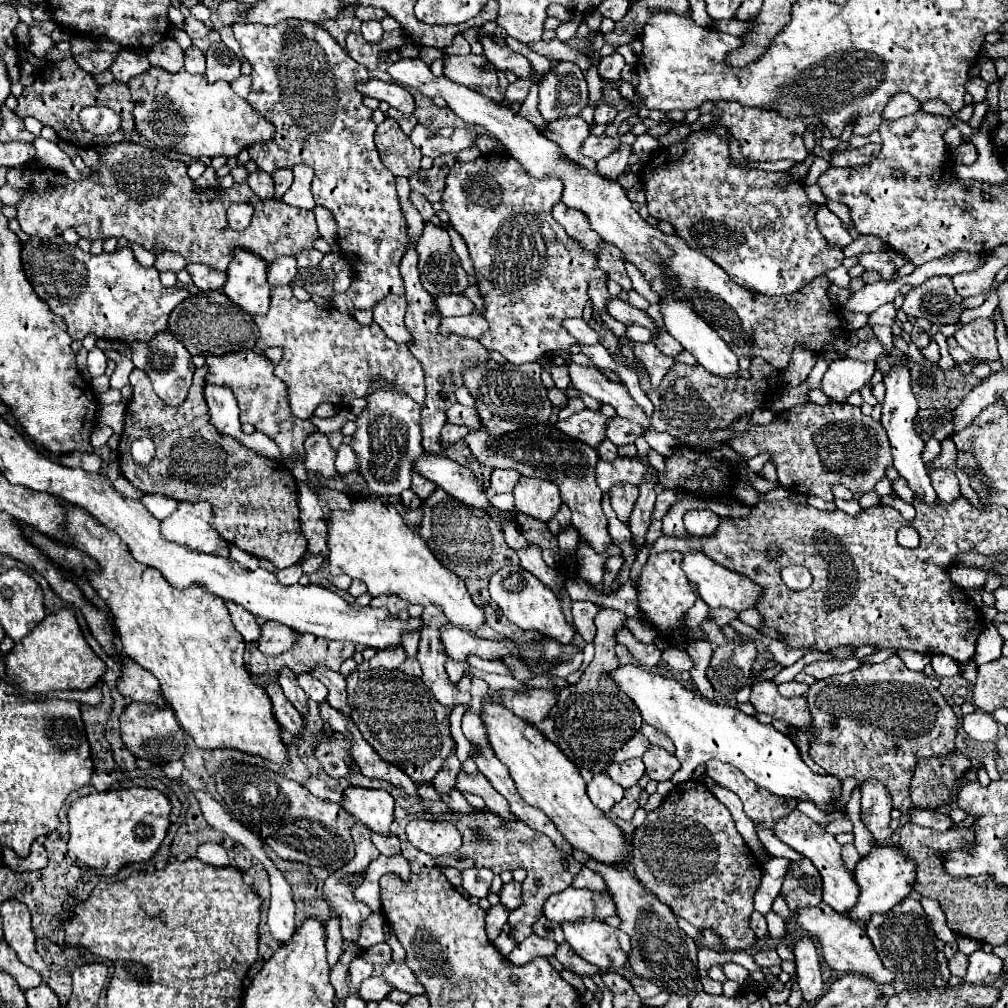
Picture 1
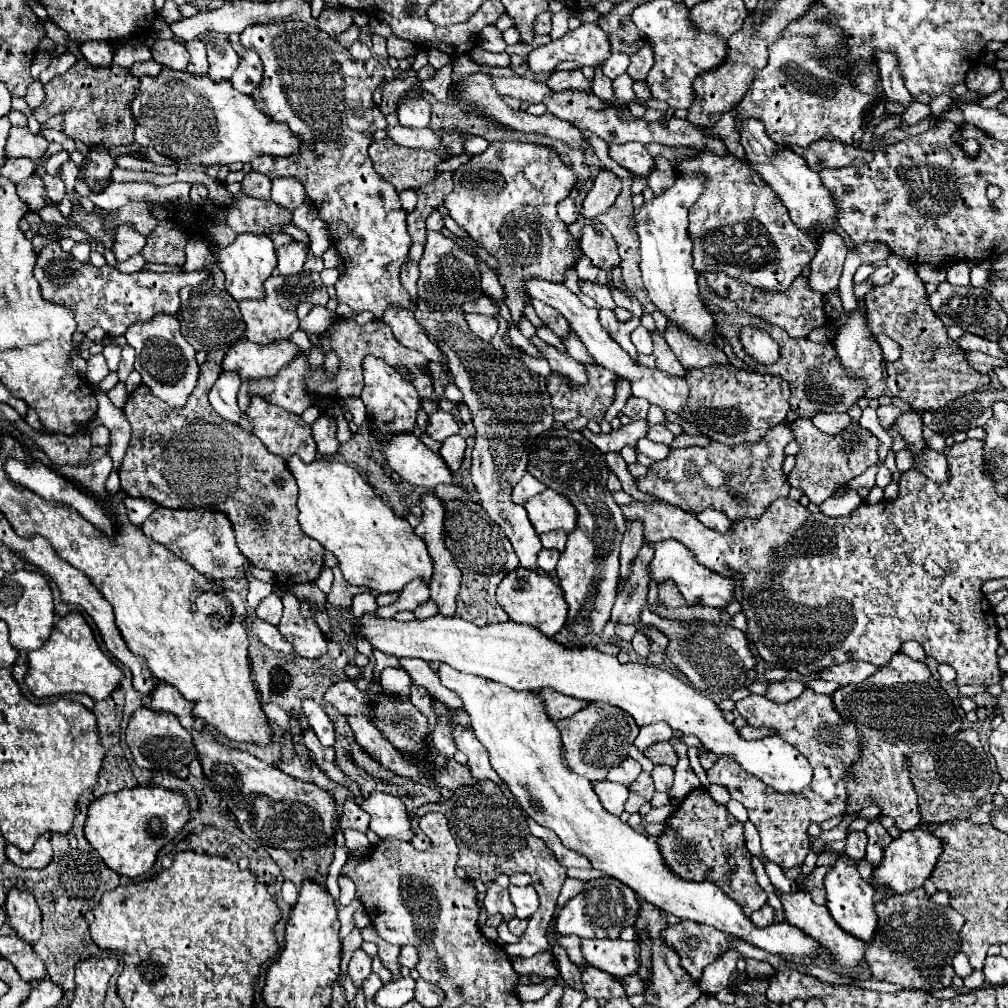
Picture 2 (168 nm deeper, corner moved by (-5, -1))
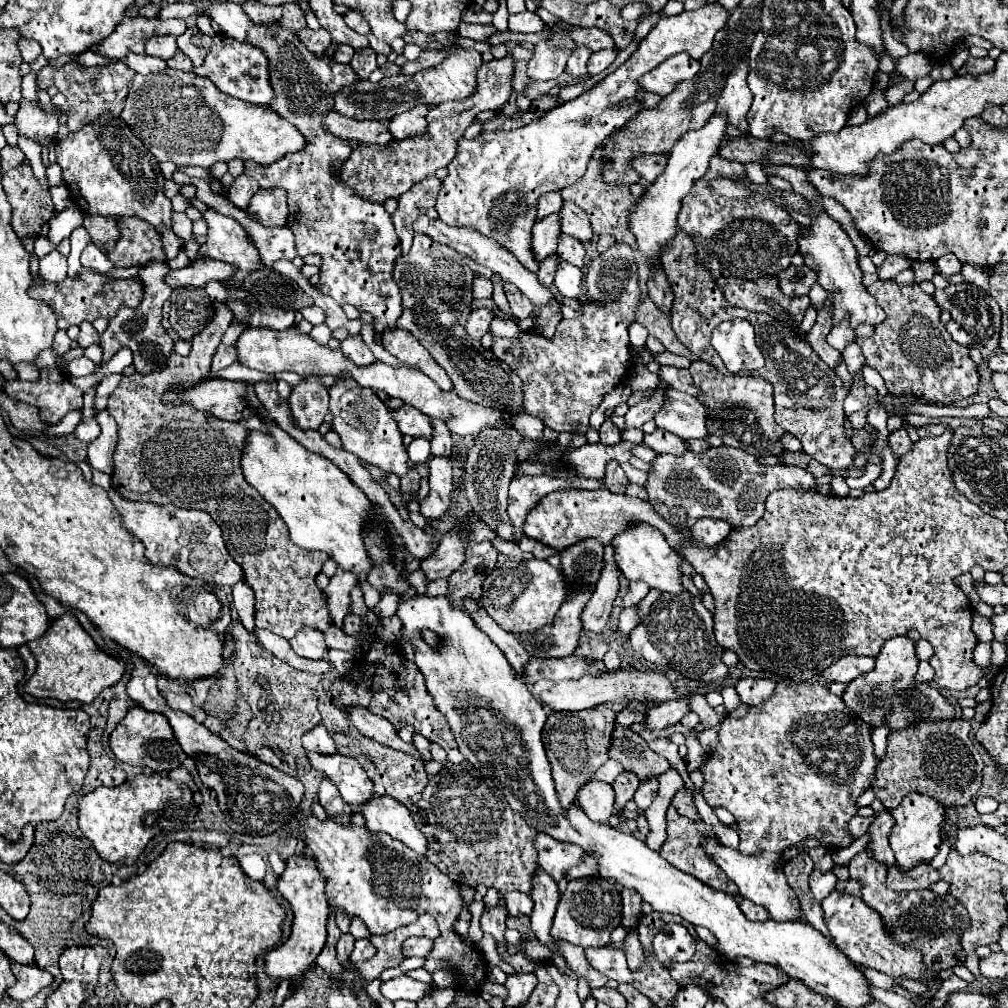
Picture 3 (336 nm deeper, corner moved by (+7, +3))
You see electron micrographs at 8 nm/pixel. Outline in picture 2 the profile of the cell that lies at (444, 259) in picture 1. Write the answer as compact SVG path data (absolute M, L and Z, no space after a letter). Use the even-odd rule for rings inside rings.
M428 232L428 240L424 246L424 256L420 260L420 278L418 278L418 302L416 302L416 312L414 318L418 324L426 330L428 338L444 352L446 364L452 372L454 384L464 396L464 404L474 412L474 426L476 426L476 442L472 448L472 484L480 496L480 506L488 512L488 516L504 530L506 538L512 542L516 556L520 558L520 564L524 568L534 568L536 566L536 556L538 550L542 550L540 538L534 532L528 514L524 506L518 506L512 502L512 488L520 482L520 478L526 474L528 468L528 452L534 440L544 432L552 428L552 408L550 408L550 396L546 396L546 384L544 376L528 370L520 360L512 356L504 356L498 352L490 342L478 340L474 336L464 320L464 310L462 304L470 300L478 300L482 296L480 288L480 270L476 268L476 258L464 252L454 240L444 236L442 232Z

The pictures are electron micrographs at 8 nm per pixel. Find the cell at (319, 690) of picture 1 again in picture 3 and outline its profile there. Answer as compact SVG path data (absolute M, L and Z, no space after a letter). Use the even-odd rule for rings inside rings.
M342 708L342 712L346 714L346 718L356 726L356 730L358 730L362 736L366 736L366 738L370 738L370 740L374 740L374 742L378 742L378 744L382 744L382 746L388 746L388 748L392 748L392 750L410 752L410 756L418 756L418 758L422 760L422 756L420 756L420 752L416 750L416 746L414 746L414 744L408 744L408 742L402 742L402 738L394 732L394 724L390 724L388 720L382 720L382 716L374 716L368 708L366 708L366 710L364 710L364 708Z

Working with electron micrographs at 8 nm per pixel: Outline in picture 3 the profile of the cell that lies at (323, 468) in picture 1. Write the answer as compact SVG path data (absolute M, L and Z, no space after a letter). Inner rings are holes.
M304 378L288 398L292 416L302 430L318 430L328 414L328 390L314 378Z

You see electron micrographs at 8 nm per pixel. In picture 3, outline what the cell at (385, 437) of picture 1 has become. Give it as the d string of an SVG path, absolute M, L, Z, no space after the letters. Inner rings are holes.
M348 336L348 338L340 344L340 348L342 348L344 356L346 356L348 360L352 360L354 364L358 364L358 366L366 366L366 364L374 364L374 362L376 362L374 354L372 354L370 348L364 344L362 336Z

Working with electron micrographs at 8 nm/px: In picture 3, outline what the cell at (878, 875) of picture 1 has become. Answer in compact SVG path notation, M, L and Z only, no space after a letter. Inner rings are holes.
M912 792L892 812L894 812L892 816L894 816L896 824L894 824L888 840L890 840L890 848L896 856L896 866L906 870L906 868L914 868L914 864L922 864L922 860L930 862L938 854L938 848L940 848L940 832L942 832L946 810L934 798Z

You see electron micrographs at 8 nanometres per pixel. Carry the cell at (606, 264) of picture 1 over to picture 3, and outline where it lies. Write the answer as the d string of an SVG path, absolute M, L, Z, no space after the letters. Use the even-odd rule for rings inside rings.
M564 200L564 206L562 206L562 232L582 240L584 244L592 242L594 238L594 230L590 228L590 220L586 212L570 200Z

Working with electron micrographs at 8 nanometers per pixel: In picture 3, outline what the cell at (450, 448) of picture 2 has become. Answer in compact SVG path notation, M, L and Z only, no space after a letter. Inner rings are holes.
M434 456L430 460L430 492L420 502L420 514L426 518L442 518L450 510L452 494L452 460L448 456Z

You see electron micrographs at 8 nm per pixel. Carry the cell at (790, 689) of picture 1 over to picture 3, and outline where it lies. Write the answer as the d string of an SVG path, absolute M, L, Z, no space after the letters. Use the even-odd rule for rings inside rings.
M744 678L736 684L736 692L740 694L740 700L750 706L764 704L766 700L770 700L770 696L774 694L774 688L776 688L776 682L770 678Z

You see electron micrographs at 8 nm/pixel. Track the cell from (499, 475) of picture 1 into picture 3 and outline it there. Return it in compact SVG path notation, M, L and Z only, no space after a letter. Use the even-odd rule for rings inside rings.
M522 476L514 478L510 482L510 492L508 492L508 516L514 524L514 532L518 538L522 538L522 524L526 518L526 512L548 492L554 492L558 488L584 488L584 490L598 490L602 488L602 480L592 480L592 478L582 478L576 482L566 482L550 476Z

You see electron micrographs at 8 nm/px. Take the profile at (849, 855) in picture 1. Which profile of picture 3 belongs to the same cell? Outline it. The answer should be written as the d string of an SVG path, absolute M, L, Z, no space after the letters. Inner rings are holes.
M854 816L850 822L848 822L848 832L852 836L852 840L858 840L866 830L868 826L872 824L872 818L862 818L862 816Z

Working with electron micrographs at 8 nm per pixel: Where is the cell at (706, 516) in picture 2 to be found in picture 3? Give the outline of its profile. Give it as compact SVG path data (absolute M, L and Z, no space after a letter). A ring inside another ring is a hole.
M702 518L694 524L692 528L692 536L696 542L706 544L706 546L714 546L720 544L728 534L730 534L732 526L724 520L716 520L716 518Z

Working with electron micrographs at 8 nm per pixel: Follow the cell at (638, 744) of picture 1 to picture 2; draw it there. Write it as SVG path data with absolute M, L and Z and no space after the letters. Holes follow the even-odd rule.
M656 722L656 724L650 724L650 726L642 726L634 744L638 746L640 752L644 752L648 746L652 746L656 742L670 740L670 738L672 738L672 728L666 722Z

